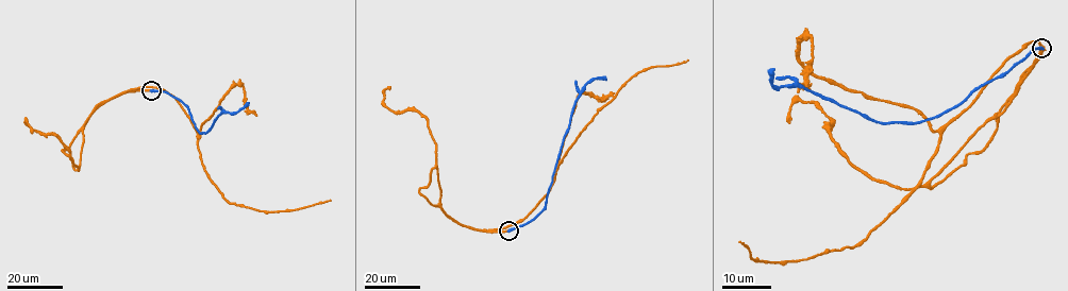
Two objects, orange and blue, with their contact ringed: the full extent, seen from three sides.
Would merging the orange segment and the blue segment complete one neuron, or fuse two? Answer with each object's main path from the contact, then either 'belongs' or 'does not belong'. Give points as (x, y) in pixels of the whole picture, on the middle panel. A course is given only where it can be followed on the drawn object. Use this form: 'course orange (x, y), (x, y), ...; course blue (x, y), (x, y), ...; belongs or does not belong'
course orange (509, 230), (493, 229), (521, 221), (534, 209), (579, 134), (617, 91), (637, 73), (687, 60); course blue (509, 230), (529, 223), (544, 207), (564, 137), (582, 88), (595, 79), (606, 80); belongs

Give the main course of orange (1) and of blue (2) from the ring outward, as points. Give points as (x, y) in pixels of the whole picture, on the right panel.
1: (1041, 48), (1029, 43), (1003, 64), (941, 134), (916, 187), (856, 244), (763, 261), (739, 241)
2: (1041, 48), (975, 88), (953, 107), (915, 123), (875, 122), (800, 86), (772, 85), (774, 68)

